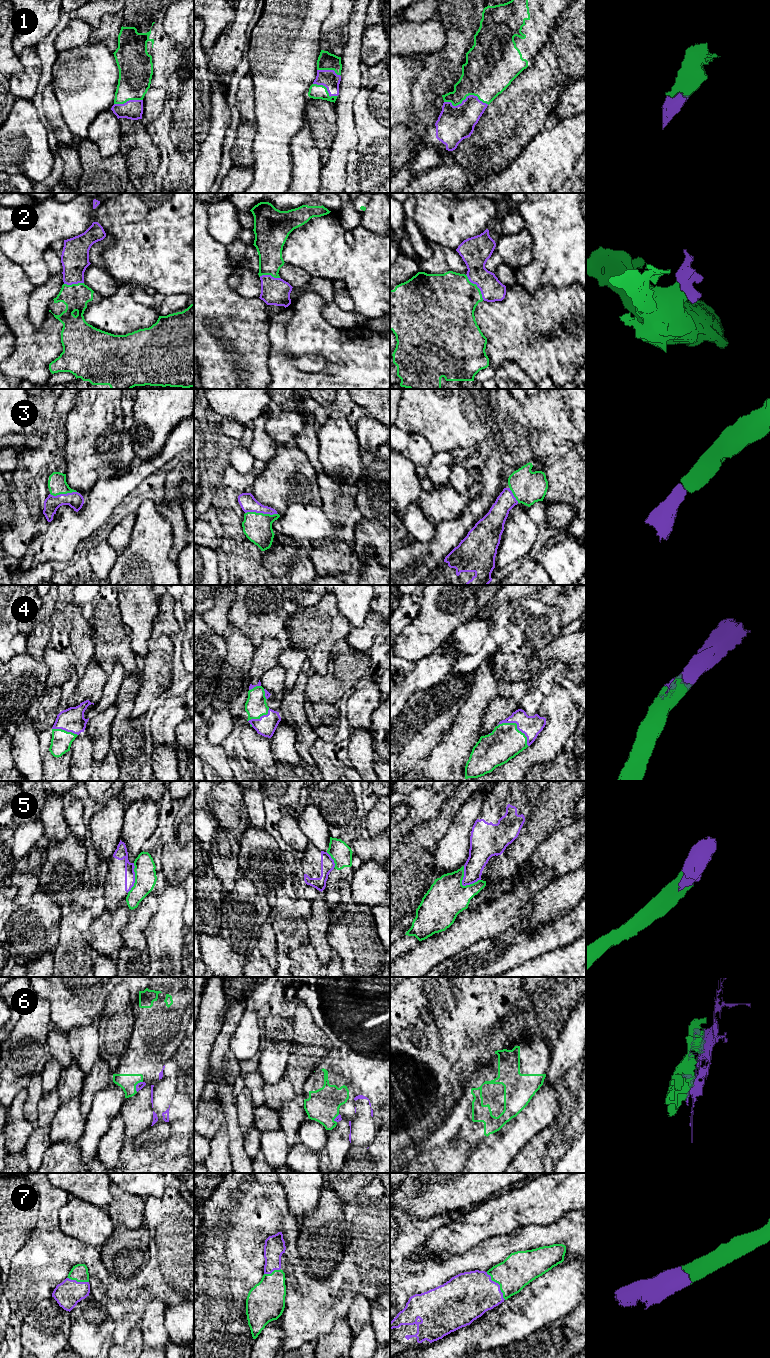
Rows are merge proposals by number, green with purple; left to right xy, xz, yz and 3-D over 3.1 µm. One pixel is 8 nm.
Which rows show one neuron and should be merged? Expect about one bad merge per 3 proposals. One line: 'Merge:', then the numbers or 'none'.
Merge: 1, 2, 3, 4, 7

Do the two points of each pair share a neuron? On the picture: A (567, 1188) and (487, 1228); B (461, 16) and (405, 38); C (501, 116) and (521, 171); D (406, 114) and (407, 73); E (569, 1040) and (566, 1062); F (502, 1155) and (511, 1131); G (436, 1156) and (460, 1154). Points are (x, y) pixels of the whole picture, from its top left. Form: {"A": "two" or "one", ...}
{"A": "one", "B": "two", "C": "two", "D": "one", "E": "one", "F": "one", "G": "one"}

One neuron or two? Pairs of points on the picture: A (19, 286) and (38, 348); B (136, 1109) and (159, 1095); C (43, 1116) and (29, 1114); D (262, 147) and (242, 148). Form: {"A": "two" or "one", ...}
{"A": "one", "B": "two", "C": "two", "D": "two"}

